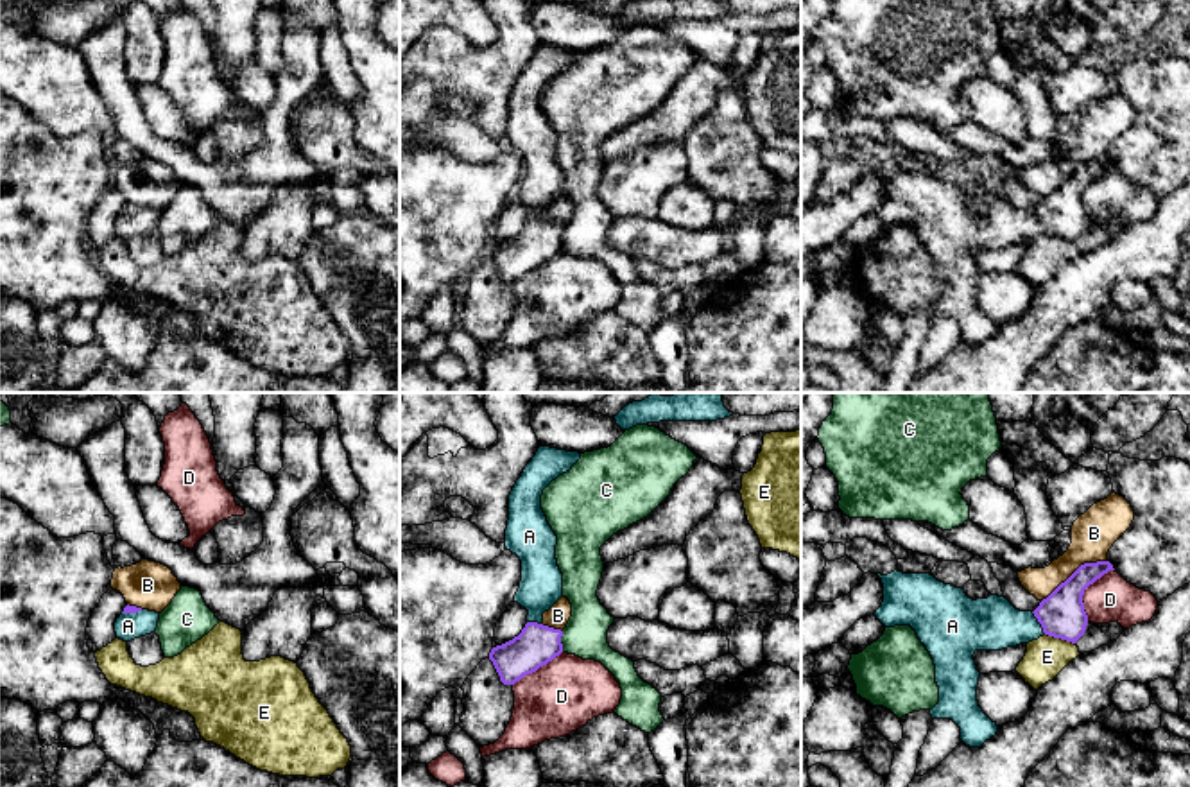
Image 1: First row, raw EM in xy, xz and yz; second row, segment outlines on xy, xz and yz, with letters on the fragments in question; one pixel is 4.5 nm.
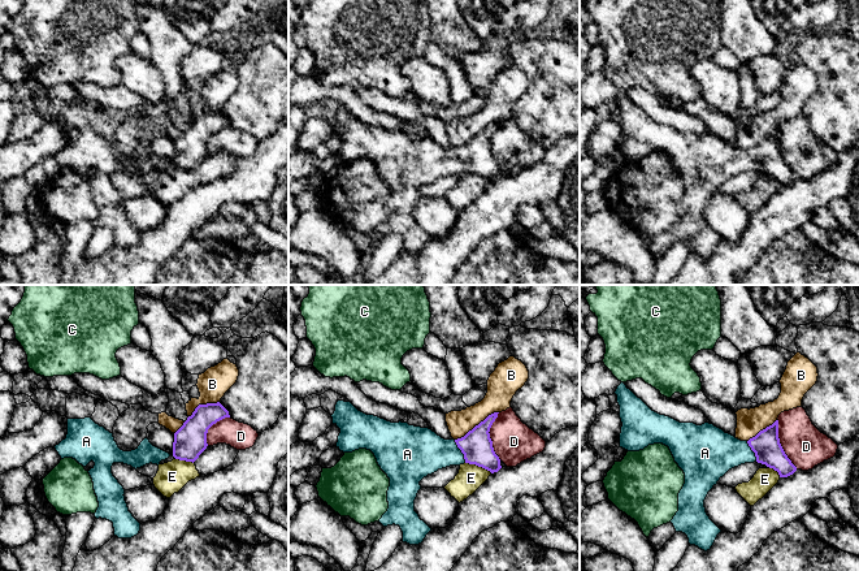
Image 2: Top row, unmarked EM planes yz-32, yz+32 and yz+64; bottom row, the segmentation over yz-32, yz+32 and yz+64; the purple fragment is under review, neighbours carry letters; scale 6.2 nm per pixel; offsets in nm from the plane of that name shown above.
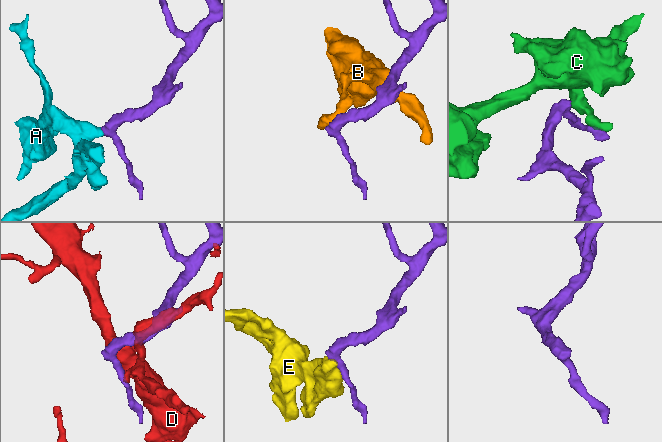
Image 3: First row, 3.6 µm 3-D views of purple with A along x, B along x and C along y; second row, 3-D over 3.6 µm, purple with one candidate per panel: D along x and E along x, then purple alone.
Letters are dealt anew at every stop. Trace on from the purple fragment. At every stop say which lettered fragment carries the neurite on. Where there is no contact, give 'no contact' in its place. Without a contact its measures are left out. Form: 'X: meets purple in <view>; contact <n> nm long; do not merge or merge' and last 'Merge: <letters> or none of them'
A: meets purple in yz; contact 120 nm long; merge
B: meets purple in yz; contact 340 nm long; do not merge
C: meets purple in xz; contact 100 nm long; do not merge
D: meets purple in yz; contact 260 nm long; do not merge
E: meets purple in yz; contact 140 nm long; do not merge
Merge: A

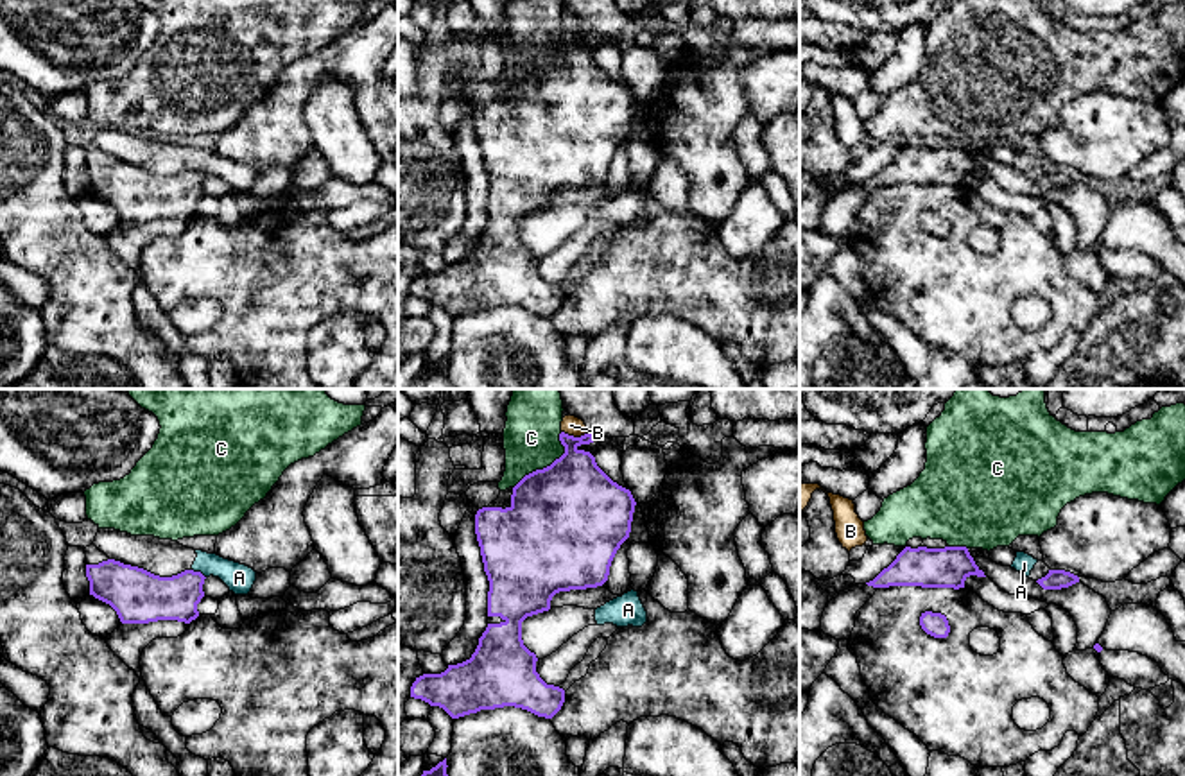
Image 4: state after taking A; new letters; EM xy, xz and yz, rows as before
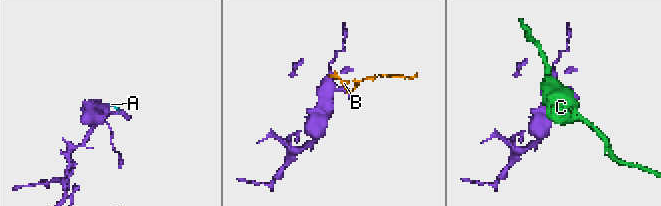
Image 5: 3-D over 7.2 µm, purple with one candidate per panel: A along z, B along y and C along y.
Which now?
A: meets purple in xy; contact 80 nm long; do not merge
B: meets purple in xz; contact 120 nm long; do not merge
C: meets purple in xz; contact 340 nm long; do not merge
Merge: none of them

